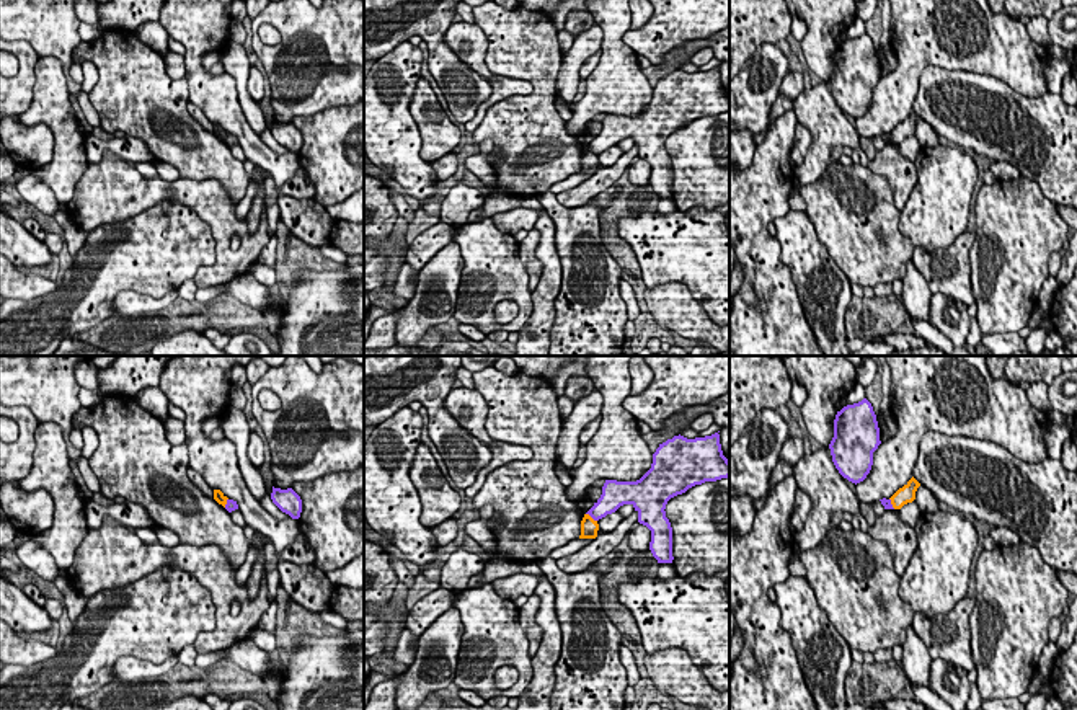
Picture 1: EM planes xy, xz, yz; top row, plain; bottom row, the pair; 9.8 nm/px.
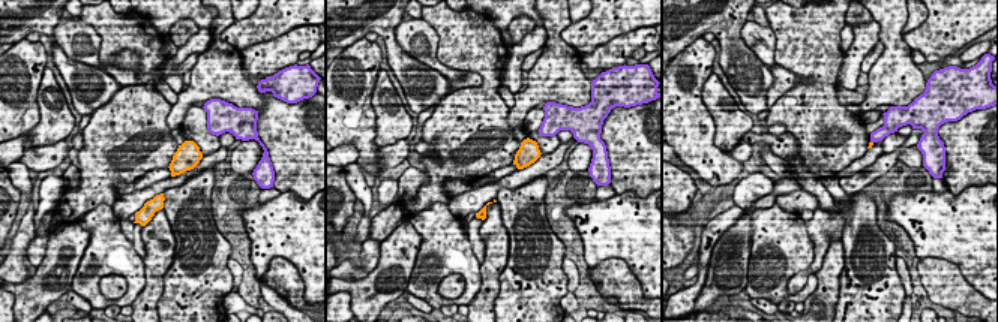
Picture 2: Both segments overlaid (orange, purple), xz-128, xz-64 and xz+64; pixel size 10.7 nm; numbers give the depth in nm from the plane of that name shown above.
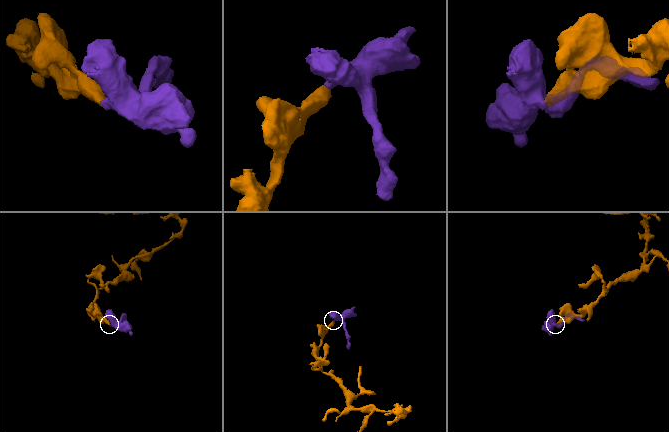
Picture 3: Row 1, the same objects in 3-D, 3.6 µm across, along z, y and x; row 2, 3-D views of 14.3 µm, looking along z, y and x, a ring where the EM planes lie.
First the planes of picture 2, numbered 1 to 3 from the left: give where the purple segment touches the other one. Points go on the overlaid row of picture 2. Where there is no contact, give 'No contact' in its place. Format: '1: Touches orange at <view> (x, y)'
1: No contact
2: No contact
3: No contact

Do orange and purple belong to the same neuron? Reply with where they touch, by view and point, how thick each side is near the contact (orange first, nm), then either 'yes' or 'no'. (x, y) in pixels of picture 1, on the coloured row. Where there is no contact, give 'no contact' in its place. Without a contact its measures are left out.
contact xz (589, 516); calibres 170 and 220 nm; no

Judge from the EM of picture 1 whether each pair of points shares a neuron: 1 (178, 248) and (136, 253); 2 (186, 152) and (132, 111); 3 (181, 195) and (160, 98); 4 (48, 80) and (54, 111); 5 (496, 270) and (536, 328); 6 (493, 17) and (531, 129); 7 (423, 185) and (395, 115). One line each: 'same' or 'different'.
1: same
2: same
3: different
4: same
5: different
6: same
7: same

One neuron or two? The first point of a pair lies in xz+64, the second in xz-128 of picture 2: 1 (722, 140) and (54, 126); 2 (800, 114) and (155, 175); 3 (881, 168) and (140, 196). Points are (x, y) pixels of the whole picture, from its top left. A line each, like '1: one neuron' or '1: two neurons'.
1: one neuron
2: two neurons
3: one neuron

